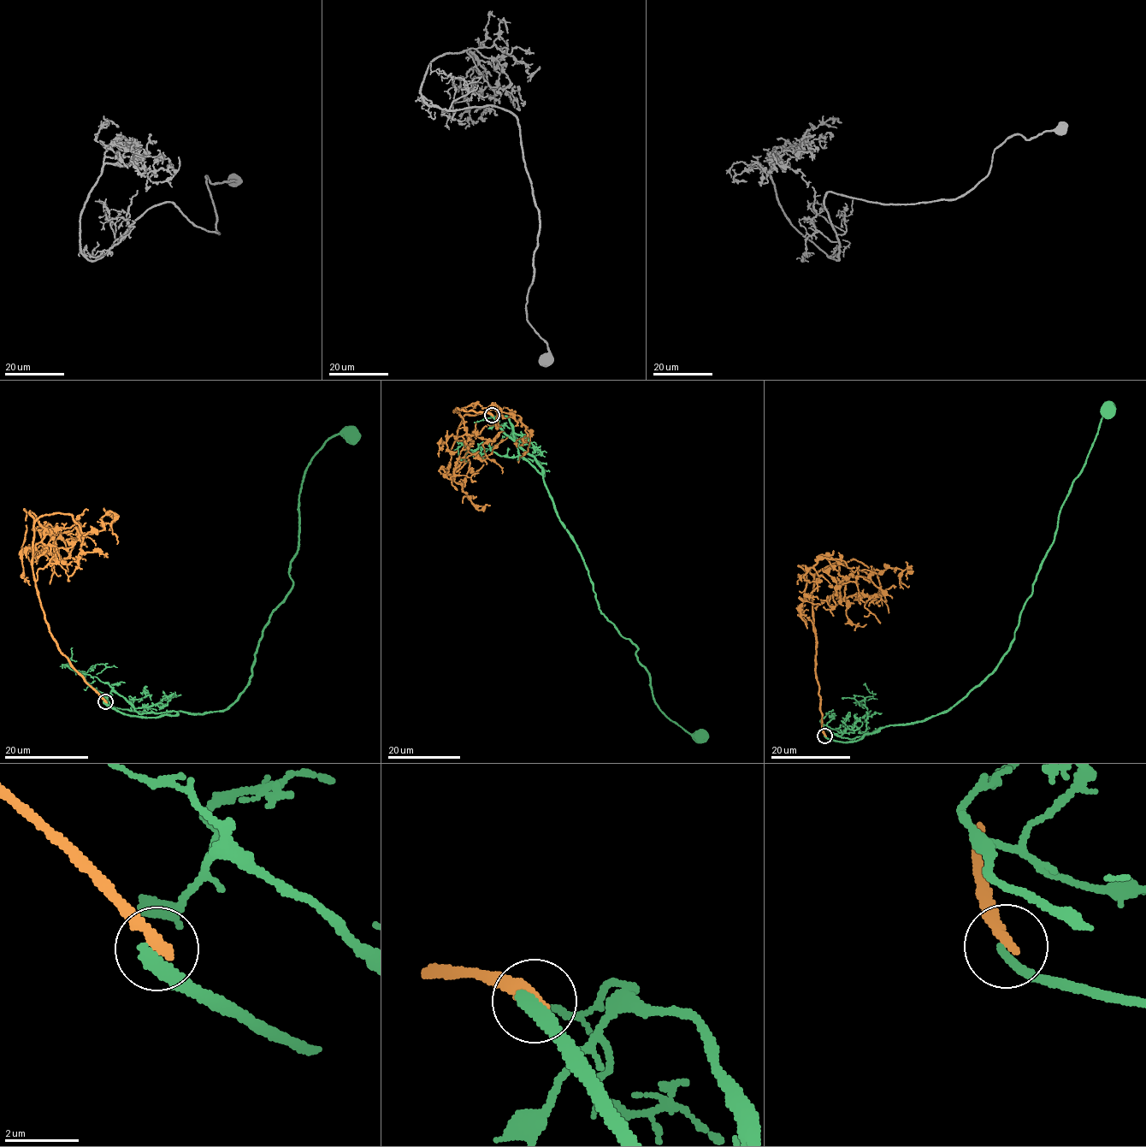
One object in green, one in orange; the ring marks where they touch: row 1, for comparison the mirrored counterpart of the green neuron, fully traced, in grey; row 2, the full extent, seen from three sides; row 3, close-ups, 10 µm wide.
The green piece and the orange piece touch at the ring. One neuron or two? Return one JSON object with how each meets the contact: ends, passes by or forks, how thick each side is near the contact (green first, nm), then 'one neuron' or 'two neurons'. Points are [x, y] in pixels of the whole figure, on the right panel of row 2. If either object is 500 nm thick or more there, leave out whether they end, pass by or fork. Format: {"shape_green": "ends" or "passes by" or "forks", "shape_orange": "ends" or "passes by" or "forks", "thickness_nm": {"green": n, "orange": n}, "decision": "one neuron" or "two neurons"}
{"shape_green": "ends", "shape_orange": "ends", "thickness_nm": {"green": 340, "orange": 320}, "decision": "two neurons"}

